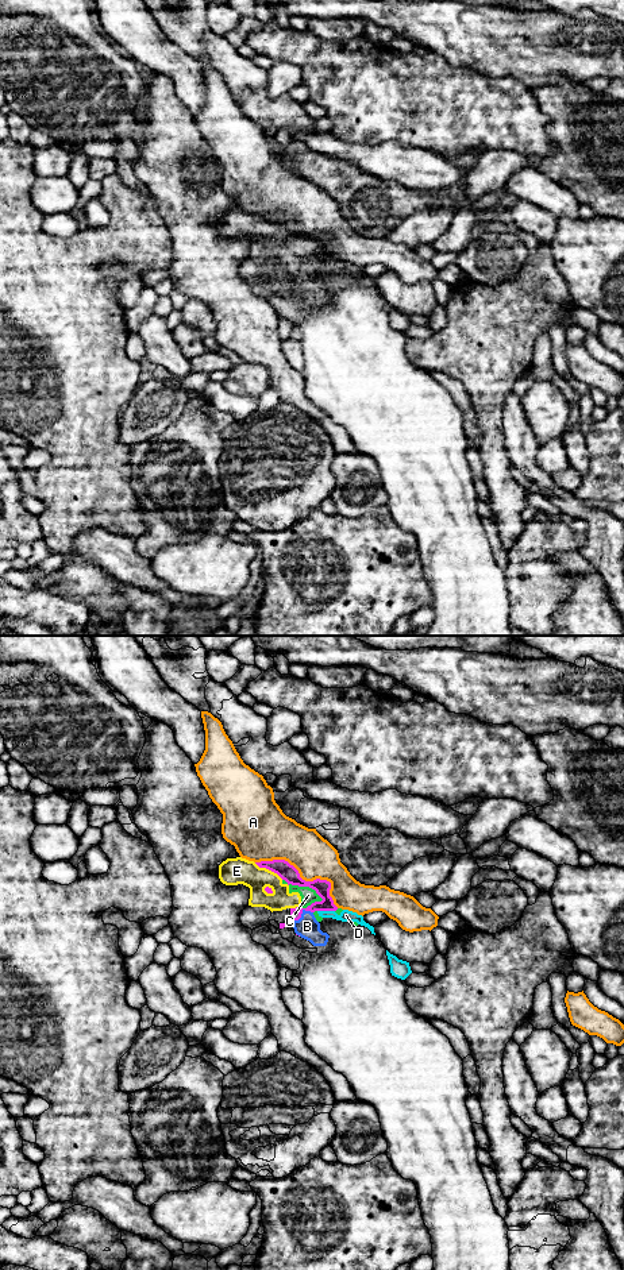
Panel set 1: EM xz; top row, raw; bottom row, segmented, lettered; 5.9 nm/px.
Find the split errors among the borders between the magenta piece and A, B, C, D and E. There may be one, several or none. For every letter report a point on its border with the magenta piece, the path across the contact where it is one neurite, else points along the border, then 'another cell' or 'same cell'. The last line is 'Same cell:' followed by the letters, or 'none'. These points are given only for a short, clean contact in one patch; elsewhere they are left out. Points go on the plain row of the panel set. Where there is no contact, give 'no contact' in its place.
A: xz (304, 232) | another cell
B: xz (301, 265) | along xz (312, 263), (304, 262), (292, 274) | another cell
C: xz (303, 238) | another cell
D: xz (326, 262) | along xz (318, 262), (334, 263) | another cell
E: xz (269, 222) | along xz (254, 215), (276, 224), (282, 231) | another cell
Same cell: none

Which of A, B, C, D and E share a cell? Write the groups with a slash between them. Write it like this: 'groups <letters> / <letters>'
groups A / B C D E

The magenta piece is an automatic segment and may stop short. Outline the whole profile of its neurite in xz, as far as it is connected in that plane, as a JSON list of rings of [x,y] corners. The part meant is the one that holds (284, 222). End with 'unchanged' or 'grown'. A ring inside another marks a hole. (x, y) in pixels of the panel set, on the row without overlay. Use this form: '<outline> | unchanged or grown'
[[[273,212],[273,213],[261,213],[255,215],[259,220],[266,220],[277,225],[282,232],[292,238],[309,239],[316,243],[316,246],[323,251],[321,254],[315,254],[307,260],[296,259],[290,260],[290,269],[280,275],[280,281],[288,279],[289,275],[298,273],[303,263],[336,263],[338,259],[334,256],[332,250],[330,248],[331,235],[327,232],[316,231],[313,233],[305,233],[300,229],[298,223],[285,212]]] | unchanged

